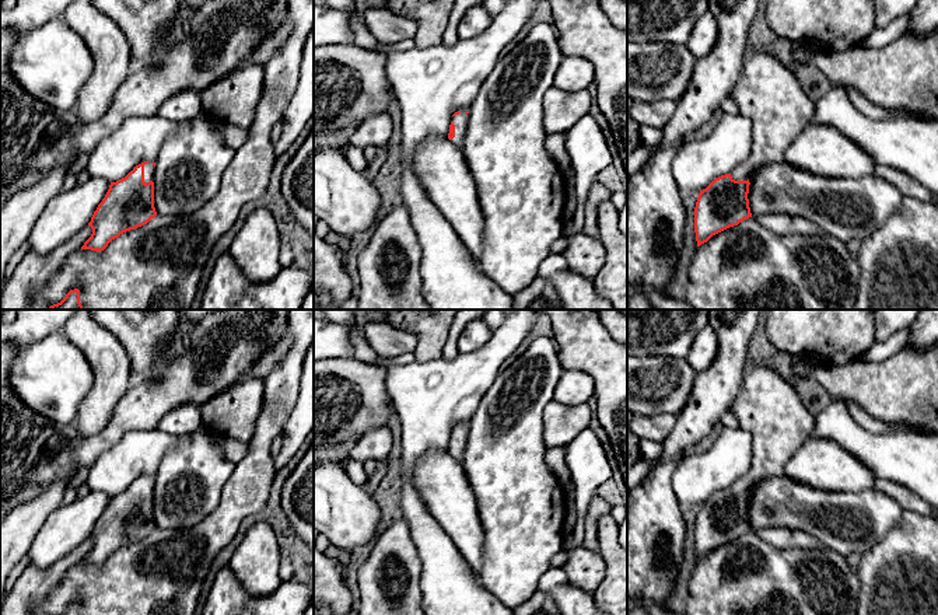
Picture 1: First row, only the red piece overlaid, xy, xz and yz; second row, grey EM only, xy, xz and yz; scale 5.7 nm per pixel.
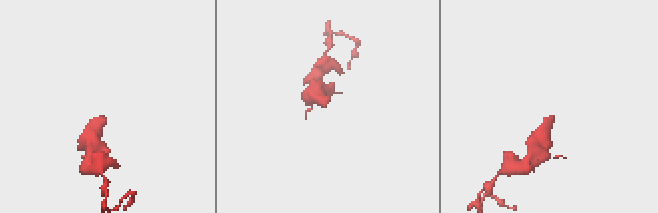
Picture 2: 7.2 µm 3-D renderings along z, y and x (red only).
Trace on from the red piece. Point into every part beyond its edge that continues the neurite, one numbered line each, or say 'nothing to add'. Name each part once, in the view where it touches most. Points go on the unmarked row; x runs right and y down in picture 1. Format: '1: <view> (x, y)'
1: xy (149, 482)

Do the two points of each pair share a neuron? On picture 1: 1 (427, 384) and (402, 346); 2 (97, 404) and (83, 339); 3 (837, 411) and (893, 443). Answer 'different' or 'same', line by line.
1: different
2: same
3: same

